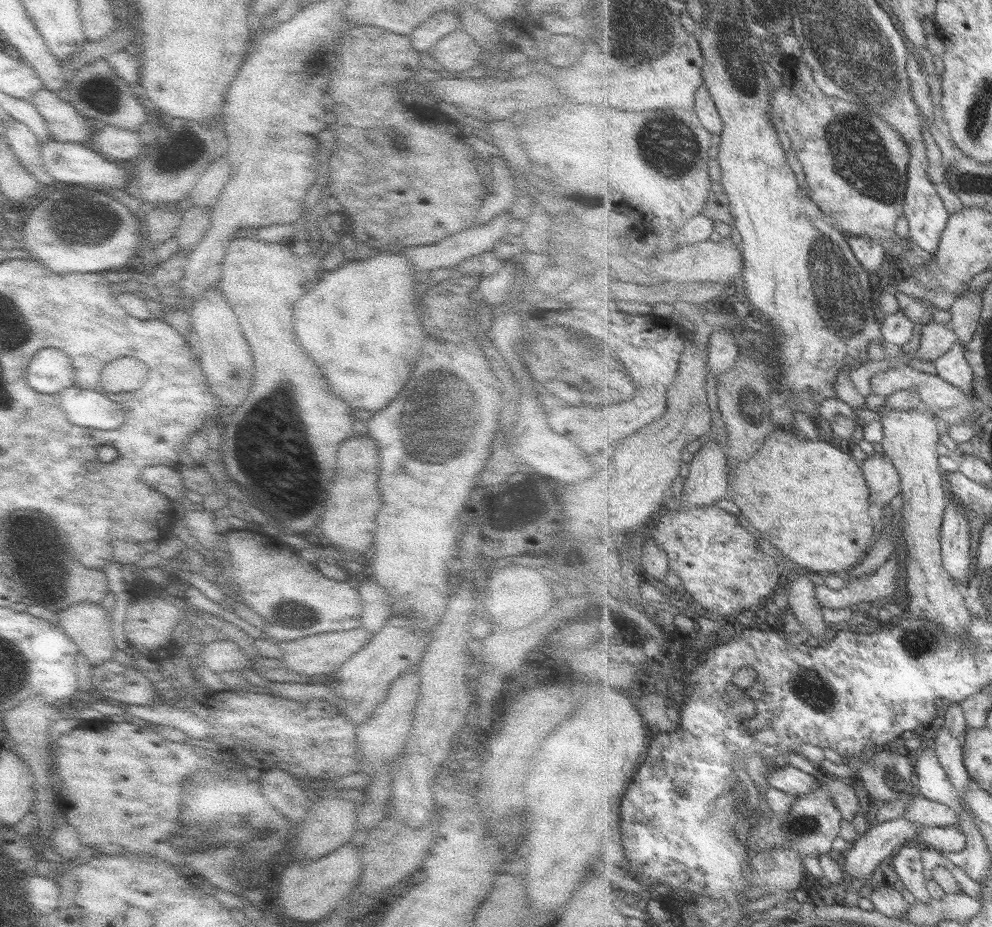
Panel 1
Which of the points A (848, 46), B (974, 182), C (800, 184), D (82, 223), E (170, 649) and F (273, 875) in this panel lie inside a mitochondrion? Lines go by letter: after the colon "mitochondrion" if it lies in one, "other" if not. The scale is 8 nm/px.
A: mitochondrion
B: mitochondrion
C: other
D: mitochondrion
E: other
F: other

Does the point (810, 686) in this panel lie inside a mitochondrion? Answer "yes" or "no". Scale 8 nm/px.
yes

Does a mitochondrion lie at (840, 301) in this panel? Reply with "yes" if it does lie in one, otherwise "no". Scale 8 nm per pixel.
yes

